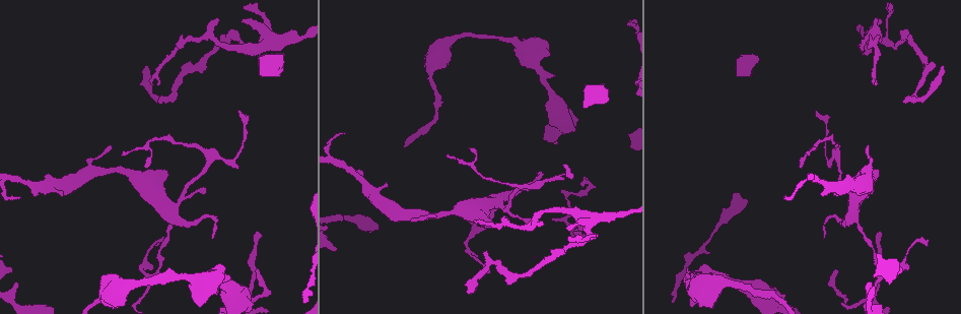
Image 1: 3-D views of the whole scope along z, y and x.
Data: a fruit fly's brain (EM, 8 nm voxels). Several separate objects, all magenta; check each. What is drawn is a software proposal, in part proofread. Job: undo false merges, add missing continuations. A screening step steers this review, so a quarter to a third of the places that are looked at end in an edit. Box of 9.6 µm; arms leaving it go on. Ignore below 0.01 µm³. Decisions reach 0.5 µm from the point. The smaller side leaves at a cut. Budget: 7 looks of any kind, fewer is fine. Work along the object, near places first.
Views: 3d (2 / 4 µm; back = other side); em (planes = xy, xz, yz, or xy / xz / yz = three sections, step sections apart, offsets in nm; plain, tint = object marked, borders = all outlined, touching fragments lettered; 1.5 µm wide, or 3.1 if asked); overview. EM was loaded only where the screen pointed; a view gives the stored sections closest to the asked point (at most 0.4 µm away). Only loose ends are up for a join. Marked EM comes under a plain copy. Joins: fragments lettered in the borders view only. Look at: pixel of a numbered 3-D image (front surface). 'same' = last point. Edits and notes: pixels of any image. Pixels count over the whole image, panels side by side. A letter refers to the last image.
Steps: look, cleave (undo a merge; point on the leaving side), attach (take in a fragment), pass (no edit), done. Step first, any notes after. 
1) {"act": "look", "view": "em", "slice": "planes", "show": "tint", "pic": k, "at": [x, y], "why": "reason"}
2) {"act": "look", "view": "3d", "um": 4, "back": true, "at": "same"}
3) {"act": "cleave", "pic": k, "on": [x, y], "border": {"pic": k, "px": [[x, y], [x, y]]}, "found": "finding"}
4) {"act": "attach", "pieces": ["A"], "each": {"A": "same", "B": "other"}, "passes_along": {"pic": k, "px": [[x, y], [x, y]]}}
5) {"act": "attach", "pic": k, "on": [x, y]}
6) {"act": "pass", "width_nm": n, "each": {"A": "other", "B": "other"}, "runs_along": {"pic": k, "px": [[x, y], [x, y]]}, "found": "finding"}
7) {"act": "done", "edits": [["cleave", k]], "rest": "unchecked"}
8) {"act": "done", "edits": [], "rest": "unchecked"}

{"act": "look", "view": "3d", "um": 4, "back": true, "pic": 1, "at": [129, 282], "why": "thick turns thin"}

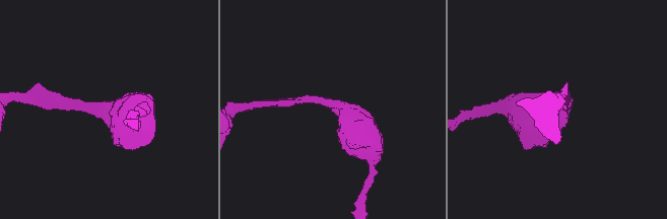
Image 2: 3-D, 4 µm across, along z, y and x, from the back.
{"act": "look", "view": "em", "slice": "planes", "show": "tint", "pic": 2, "at": [102, 109], "why": "shape alone is not enough"}

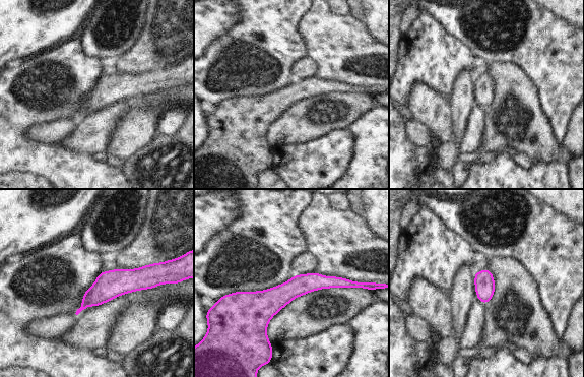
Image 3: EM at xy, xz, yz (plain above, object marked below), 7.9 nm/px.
{"act": "look", "view": "em", "slice": "planes", "show": "borders", "at": "same", "why": "see the neighbours"}

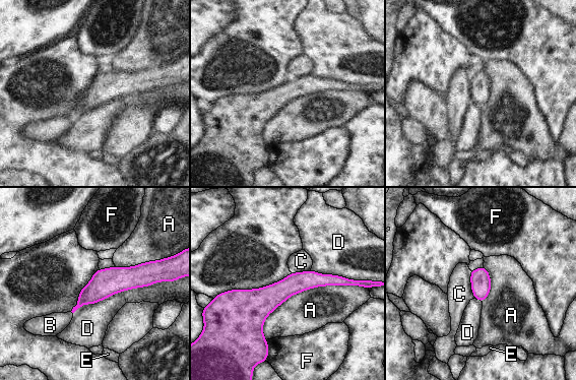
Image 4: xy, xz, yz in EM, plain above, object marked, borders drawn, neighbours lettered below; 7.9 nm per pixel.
{"act": "pass", "each": {"A": "other", "B": "other", "C": "other", "D": "other", "E": "other", "F": "other"}, "border": {"pic": 4, "px": [[358, 286], [293, 294], [262, 335]]}, "found": "all the same cell"}

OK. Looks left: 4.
{"act": "look", "view": "em", "slice": "planes", "show": "borders", "pic": 1, "at": [581, 229]}

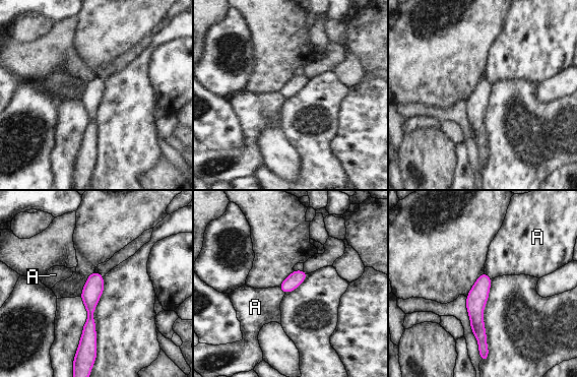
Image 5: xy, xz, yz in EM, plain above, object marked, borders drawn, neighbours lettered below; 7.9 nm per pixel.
{"act": "pass", "width_nm": 110, "longest_contact_nm": ["A", 90], "each": {"A": "other"}, "found": "no lettered fragment goes on from it"}

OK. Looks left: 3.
{"act": "look", "view": "3d", "um": 2, "back": true, "pic": 1, "at": [386, 186], "why": "an open end"}

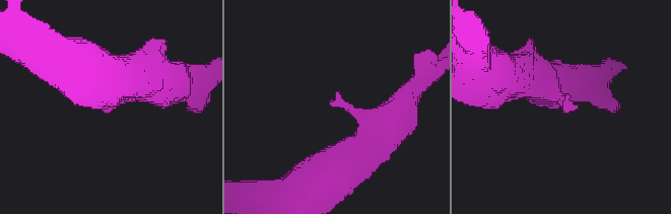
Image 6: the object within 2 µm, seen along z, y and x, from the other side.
{"act": "look", "view": "em", "slice": "planes", "show": "borders", "pic": 6, "at": [564, 110], "why": "shape alone is not enough"}

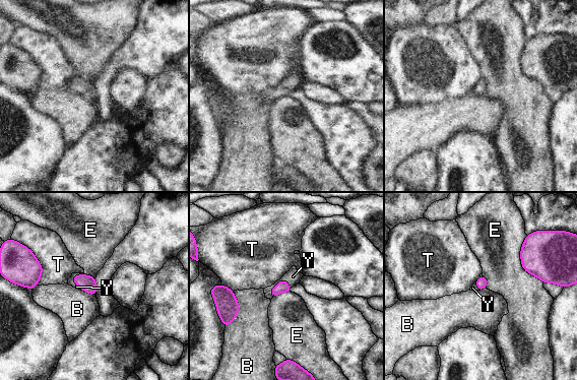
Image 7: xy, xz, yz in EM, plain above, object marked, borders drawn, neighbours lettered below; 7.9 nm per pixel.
{"act": "attach", "pieces": ["Y"], "each": {"B": "other", "E": "other", "T": "other", "Y": "same"}, "found": "it goes on there"}

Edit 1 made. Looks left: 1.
{"act": "done", "edits": [["attach", 7]], "rest": "unchecked"}

